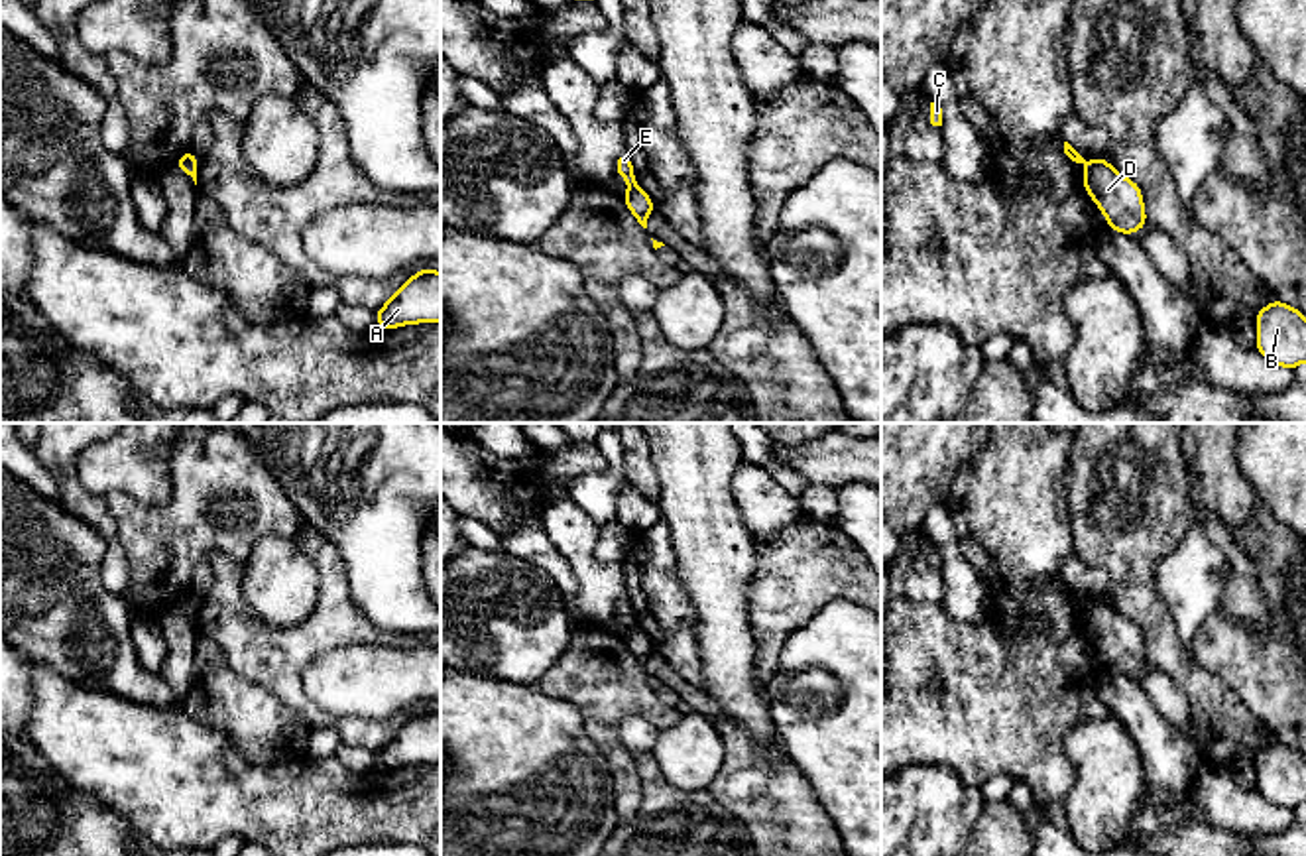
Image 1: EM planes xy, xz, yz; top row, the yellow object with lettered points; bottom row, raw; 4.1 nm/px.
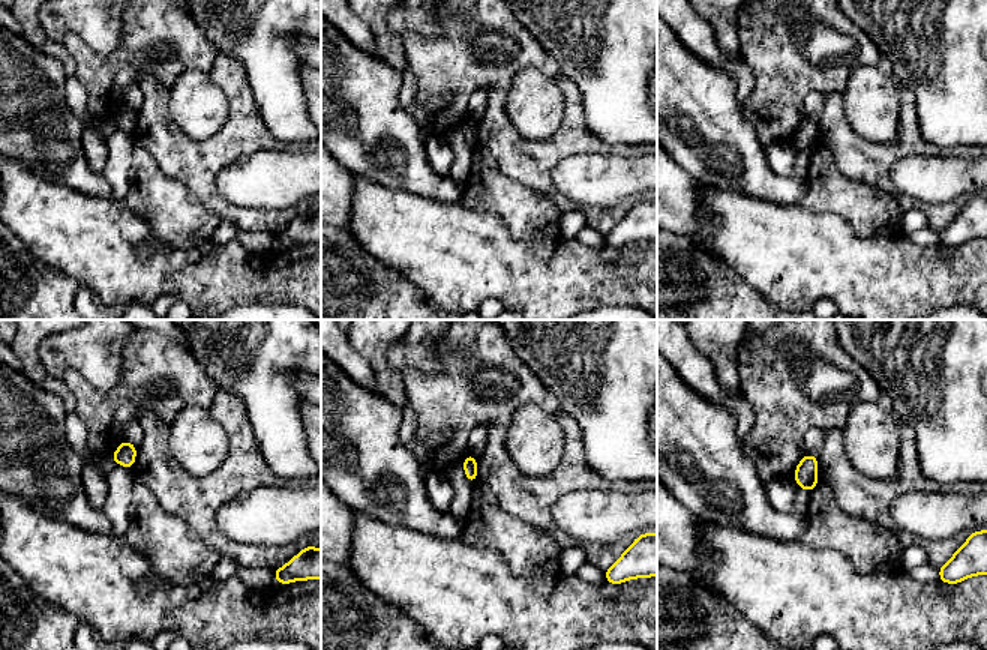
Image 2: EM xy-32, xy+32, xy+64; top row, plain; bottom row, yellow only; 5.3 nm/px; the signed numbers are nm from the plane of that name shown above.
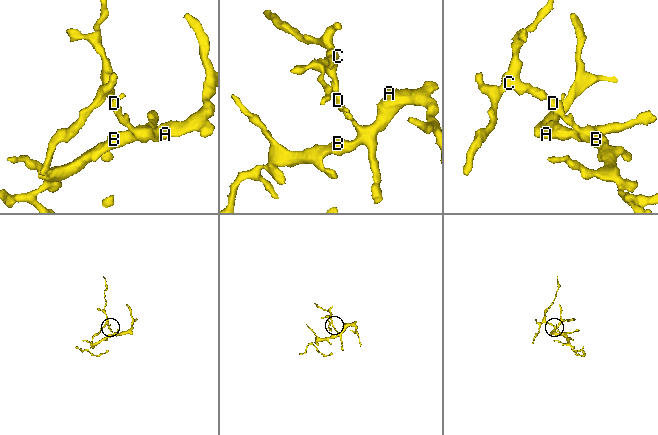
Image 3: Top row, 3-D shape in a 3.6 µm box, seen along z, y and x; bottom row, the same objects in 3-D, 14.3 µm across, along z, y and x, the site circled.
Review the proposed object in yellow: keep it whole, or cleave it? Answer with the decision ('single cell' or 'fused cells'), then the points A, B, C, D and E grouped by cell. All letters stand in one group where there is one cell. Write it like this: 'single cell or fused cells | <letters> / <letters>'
fused cells | A B D / C E

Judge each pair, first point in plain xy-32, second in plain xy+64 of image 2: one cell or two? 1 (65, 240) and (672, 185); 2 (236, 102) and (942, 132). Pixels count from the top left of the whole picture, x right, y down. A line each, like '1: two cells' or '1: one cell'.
1: two cells
2: two cells

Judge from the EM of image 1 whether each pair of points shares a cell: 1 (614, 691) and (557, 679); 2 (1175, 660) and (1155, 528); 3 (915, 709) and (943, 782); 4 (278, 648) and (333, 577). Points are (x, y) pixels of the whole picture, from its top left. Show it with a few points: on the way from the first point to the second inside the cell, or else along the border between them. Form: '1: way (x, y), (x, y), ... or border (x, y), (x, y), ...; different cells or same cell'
1: way (600, 679), (571, 679); same cell
2: way (1157, 626), (1155, 618), (1141, 605), (1141, 561); same cell
3: border (901, 766), (949, 766), (964, 782), (978, 788); different cells
4: way (299, 642), (333, 609), (333, 599); same cell

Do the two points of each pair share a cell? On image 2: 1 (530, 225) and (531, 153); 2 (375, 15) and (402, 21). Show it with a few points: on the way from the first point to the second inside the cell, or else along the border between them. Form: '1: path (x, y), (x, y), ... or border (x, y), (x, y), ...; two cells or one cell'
1: border (500, 170), (548, 197), (560, 209); two cells
2: border (386, 15), (386, 24), (401, 36); two cells

